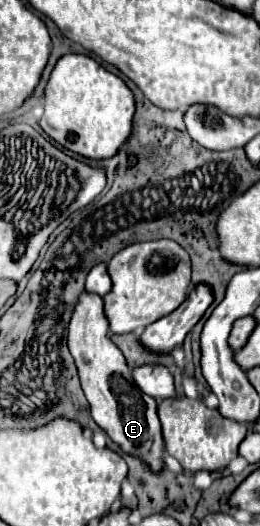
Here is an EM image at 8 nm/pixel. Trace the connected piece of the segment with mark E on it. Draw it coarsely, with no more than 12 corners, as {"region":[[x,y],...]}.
{"region":[[83,291],[67,345],[95,423],[149,471],[165,469],[157,401]]}

